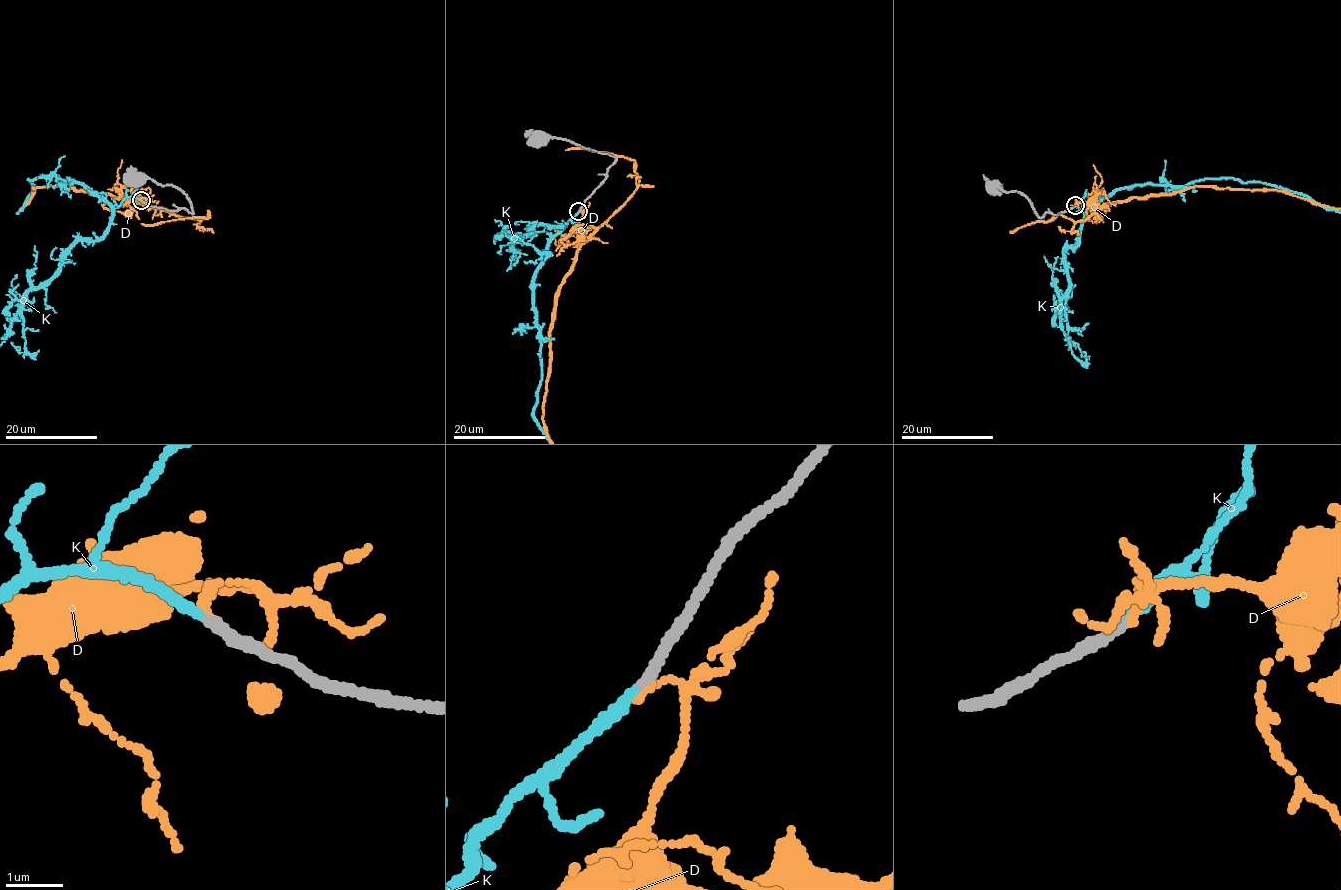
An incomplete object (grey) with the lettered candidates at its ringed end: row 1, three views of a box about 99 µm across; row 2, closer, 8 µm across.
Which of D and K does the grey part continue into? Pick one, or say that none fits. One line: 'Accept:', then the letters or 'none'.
Accept: K

